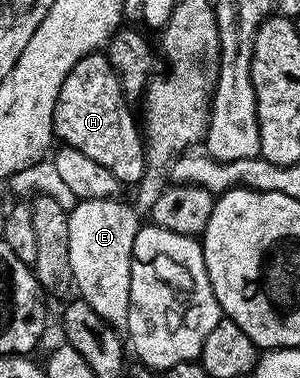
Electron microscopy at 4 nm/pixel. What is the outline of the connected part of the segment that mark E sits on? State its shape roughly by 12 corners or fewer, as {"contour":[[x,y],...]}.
{"contour":[[119,198],[68,213],[82,301],[126,331],[141,218]]}

